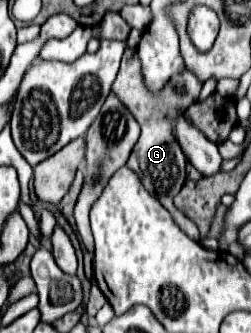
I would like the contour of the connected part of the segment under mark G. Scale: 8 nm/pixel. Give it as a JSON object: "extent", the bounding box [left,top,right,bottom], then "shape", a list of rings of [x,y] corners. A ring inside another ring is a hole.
{"extent":[112,48,202,240],"shape":[[[128,48],[124,52],[118,76],[112,84],[112,94],[122,104],[126,104],[126,108],[132,112],[132,116],[138,120],[138,124],[142,128],[140,140],[136,142],[126,166],[140,176],[144,188],[172,214],[172,218],[180,226],[180,230],[186,236],[190,236],[192,240],[200,239],[198,227],[192,220],[186,220],[186,216],[182,216],[182,212],[178,212],[172,204],[172,198],[180,192],[180,188],[186,182],[186,170],[184,170],[186,158],[182,156],[182,150],[178,148],[178,142],[174,140],[170,120],[164,118],[164,112],[168,112],[168,114],[172,114],[174,110],[184,112],[190,104],[196,102],[200,88],[202,88],[202,84],[198,84],[198,80],[194,80],[194,76],[190,76],[190,72],[184,72],[182,76],[178,76],[178,80],[174,80],[174,84],[170,84],[170,88],[166,88],[166,92],[162,92],[162,96],[150,96],[150,92],[146,92],[146,88],[142,88],[140,64],[138,64],[138,56],[132,48]]]}

